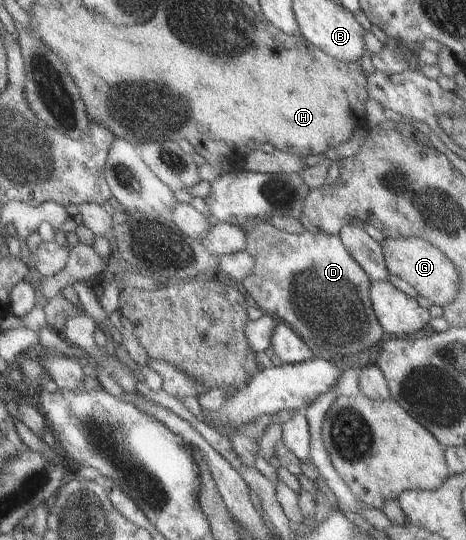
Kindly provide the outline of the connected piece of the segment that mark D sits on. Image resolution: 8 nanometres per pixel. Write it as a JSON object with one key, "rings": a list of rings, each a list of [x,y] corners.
{"rings":[[[258,221],[244,233],[244,251],[254,261],[252,271],[239,282],[249,303],[264,315],[273,316],[286,324],[300,339],[304,339],[308,349],[312,347],[310,351],[316,359],[344,359],[344,355],[365,352],[385,337],[370,307],[368,287],[371,281],[348,256],[336,234],[306,230],[304,233],[289,235],[269,223]]]}

